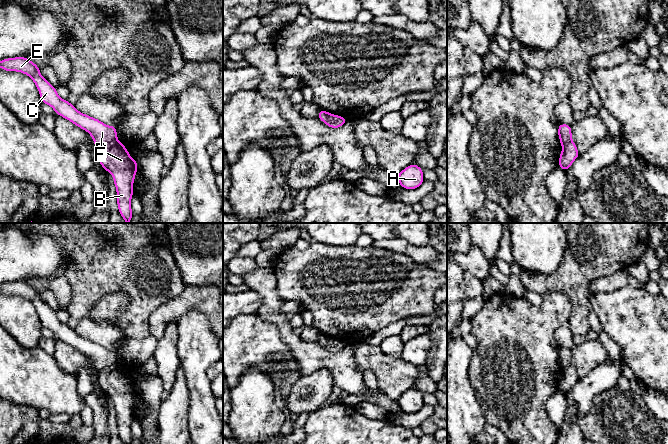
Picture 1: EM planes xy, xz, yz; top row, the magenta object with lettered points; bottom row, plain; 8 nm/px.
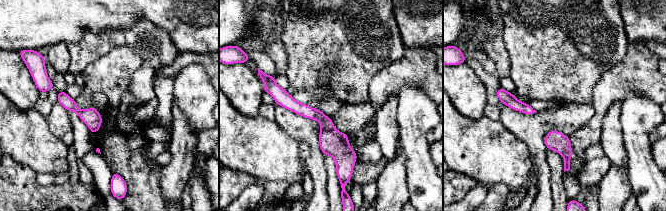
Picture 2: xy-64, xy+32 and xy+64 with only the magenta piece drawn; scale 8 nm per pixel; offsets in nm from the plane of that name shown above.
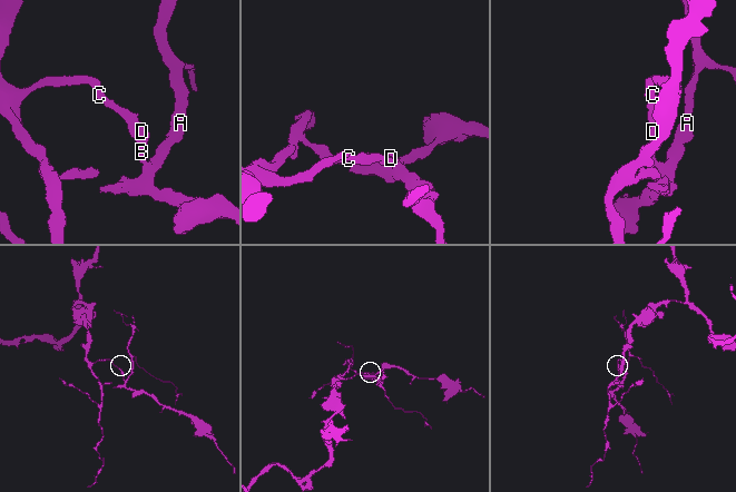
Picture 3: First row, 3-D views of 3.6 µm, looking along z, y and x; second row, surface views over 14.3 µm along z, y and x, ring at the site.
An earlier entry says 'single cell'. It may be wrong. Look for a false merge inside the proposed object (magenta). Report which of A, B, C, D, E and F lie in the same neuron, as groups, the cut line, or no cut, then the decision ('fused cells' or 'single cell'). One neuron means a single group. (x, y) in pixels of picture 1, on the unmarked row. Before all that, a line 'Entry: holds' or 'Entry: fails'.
Entry: fails
groups A B D / C E F; cut xy (116, 363), (105, 366), (97, 371); fused cells

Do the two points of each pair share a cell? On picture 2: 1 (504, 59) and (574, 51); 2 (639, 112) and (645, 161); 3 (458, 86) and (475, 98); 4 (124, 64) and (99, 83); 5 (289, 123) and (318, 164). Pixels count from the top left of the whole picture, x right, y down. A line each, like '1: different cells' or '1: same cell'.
1: different cells
2: same cell
3: same cell
4: same cell
5: same cell

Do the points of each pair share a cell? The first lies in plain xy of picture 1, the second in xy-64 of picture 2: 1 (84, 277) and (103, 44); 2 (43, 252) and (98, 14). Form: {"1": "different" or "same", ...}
{"1": "same", "2": "same"}

